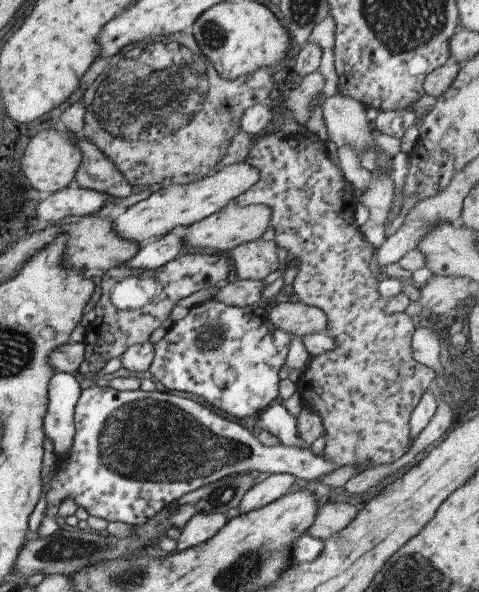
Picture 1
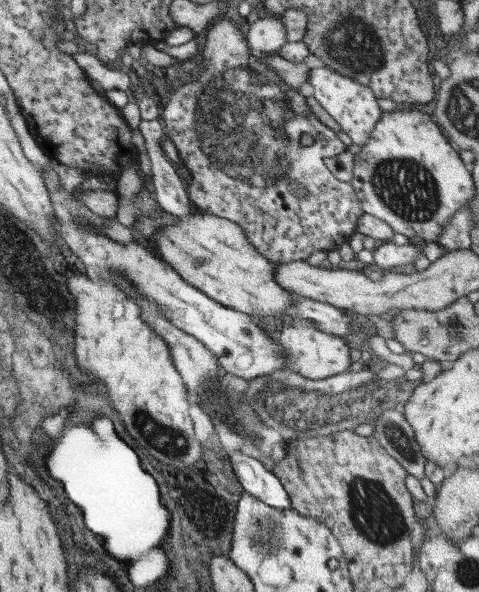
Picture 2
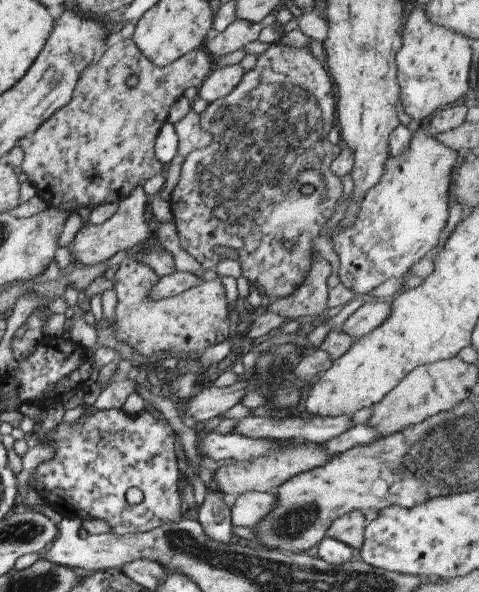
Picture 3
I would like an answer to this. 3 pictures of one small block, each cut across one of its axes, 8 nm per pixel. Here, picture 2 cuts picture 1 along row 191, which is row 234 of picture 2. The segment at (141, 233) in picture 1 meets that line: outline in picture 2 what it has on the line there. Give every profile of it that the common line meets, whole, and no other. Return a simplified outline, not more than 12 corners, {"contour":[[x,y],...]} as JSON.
{"contour":[[208,212],[149,230],[162,260],[222,306],[295,315],[298,296],[238,223]]}

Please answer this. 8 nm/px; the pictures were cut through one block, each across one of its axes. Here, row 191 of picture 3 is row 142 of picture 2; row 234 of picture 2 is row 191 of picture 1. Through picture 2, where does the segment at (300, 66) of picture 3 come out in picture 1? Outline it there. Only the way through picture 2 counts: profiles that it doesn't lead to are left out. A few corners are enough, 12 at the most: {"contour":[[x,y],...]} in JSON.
{"contour":[[306,132],[263,134],[234,202],[272,209],[334,350],[296,384],[322,458],[411,447],[433,368],[388,316],[354,188]]}

